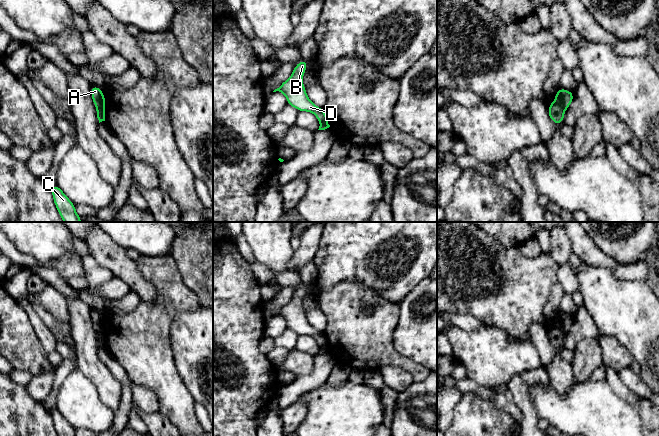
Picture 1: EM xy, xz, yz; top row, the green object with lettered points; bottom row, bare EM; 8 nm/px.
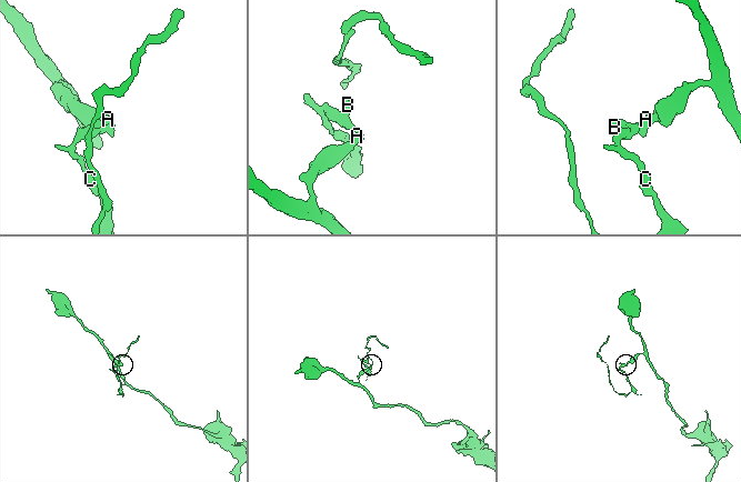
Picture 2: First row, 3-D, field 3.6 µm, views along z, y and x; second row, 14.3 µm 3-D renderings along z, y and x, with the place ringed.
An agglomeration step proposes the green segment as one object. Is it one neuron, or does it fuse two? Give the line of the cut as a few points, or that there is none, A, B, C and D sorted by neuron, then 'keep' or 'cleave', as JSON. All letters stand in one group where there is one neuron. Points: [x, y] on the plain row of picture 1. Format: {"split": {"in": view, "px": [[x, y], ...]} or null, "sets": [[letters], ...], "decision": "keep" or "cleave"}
{"split": {"in": "yz", "px": [[556, 323], [565, 332]]}, "sets": [["A"], ["B", "C", "D"]], "decision": "cleave"}

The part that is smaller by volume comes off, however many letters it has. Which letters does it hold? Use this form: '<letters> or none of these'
B, C, D

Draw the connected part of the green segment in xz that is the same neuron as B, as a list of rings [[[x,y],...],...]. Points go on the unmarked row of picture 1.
[[[301,284],[294,292],[289,303],[281,307],[273,316],[279,315],[287,322],[287,328],[298,335],[312,336],[320,347],[328,348],[328,341],[324,333],[319,332],[307,320],[303,309],[303,299],[307,293],[308,285]]]

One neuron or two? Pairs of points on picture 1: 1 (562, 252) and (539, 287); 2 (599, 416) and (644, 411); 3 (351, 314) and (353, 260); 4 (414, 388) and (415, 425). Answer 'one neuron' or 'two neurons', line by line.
1: two neurons
2: two neurons
3: two neurons
4: one neuron

